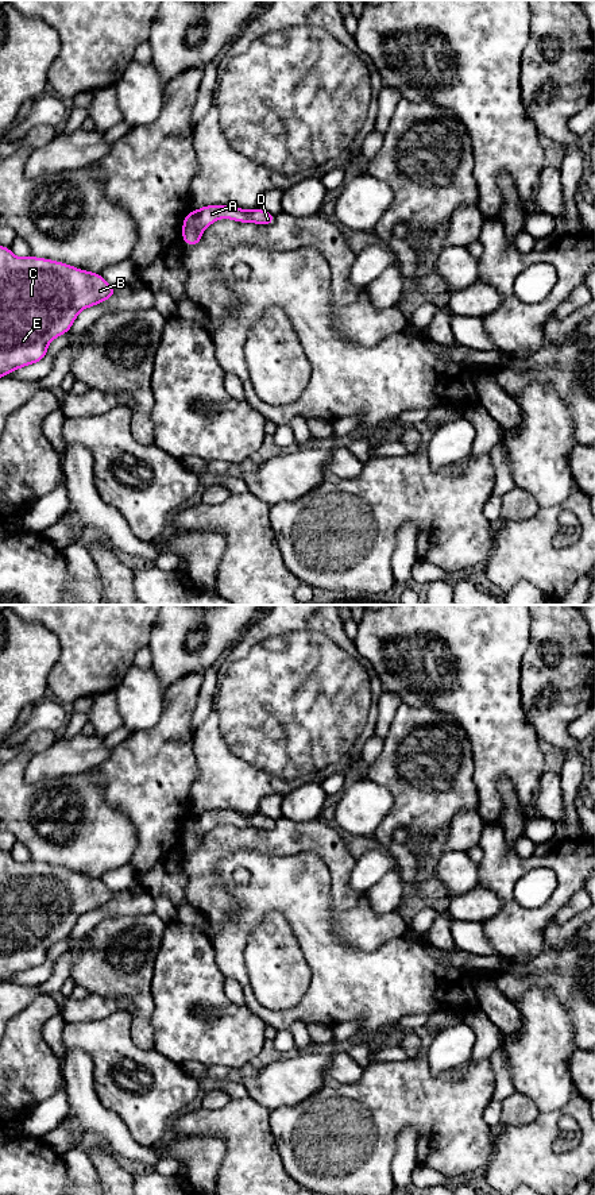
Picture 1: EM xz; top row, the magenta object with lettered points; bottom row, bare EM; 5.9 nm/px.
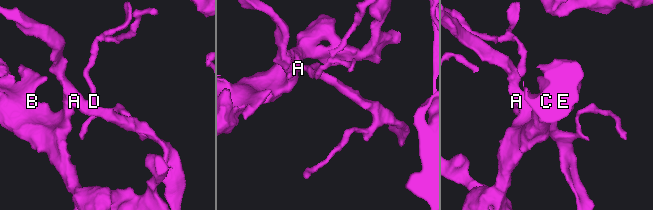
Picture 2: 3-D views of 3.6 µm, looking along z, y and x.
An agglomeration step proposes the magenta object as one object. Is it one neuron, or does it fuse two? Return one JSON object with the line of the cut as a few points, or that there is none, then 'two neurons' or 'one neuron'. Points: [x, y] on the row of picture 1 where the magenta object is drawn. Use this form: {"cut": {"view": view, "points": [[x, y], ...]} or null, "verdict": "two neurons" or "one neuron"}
{"cut": {"view": "xz", "points": [[194, 211], [199, 223], [204, 228]]}, "verdict": "two neurons"}

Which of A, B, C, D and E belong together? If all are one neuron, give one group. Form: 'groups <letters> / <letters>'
groups A D / B C E

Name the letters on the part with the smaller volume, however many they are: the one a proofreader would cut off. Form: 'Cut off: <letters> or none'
Cut off: A, D

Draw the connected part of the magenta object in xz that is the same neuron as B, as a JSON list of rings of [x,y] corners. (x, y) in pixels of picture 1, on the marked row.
[[[0,246],[0,378],[42,361],[49,344],[70,331],[81,311],[116,292],[98,273],[34,255],[19,258]]]

